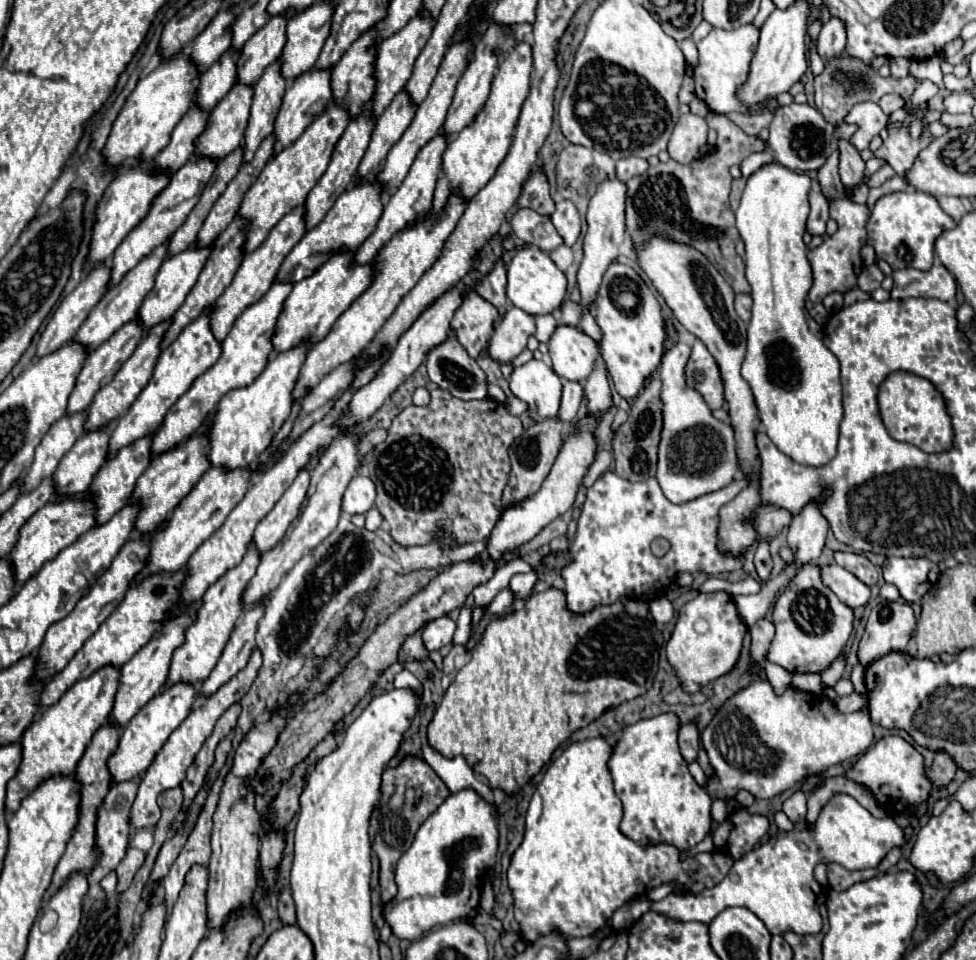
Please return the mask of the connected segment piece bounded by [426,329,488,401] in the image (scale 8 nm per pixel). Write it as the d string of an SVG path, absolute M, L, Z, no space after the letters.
M452 329L448 331L448 337L436 345L432 351L428 351L426 355L426 369L428 369L428 377L444 391L450 391L454 397L458 399L486 399L488 391L486 391L486 375L484 371L478 367L478 363L468 357L466 349L456 341L456 333L452 333Z

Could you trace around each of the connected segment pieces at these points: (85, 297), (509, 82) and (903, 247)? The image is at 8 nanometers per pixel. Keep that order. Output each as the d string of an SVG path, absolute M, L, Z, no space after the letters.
M98 265L98 267L94 267L94 269L80 281L80 285L78 285L72 293L68 293L68 295L62 299L62 303L58 305L58 309L56 309L54 315L50 317L50 321L48 321L48 325L46 325L46 329L44 329L44 333L40 335L40 341L38 341L38 345L36 345L36 359L46 357L48 353L54 353L56 349L60 349L62 345L66 345L66 343L76 335L76 331L78 331L80 325L84 323L84 319L88 317L88 313L92 311L92 307L94 307L94 305L102 299L102 295L106 293L108 281L110 281L110 267L108 267L108 265Z
M516 43L504 57L498 75L492 81L492 91L484 109L478 113L472 125L468 125L448 141L448 147L442 155L442 177L438 179L434 189L430 213L440 213L452 193L460 195L464 201L470 201L496 173L498 165L502 163L502 159L510 149L520 107L528 95L530 71L532 71L532 49L526 43Z
M898 191L898 193L888 193L880 197L870 213L870 219L866 223L866 233L868 233L868 245L874 247L876 257L884 259L892 269L904 269L904 267L914 267L920 271L928 271L934 261L934 241L936 237L952 229L956 221L946 215L938 201L920 191Z

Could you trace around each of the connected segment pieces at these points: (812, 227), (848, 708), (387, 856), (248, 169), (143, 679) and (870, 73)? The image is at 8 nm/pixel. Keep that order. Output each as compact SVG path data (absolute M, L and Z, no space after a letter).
M810 193L810 215L806 223L806 231L810 235L826 235L826 221L828 221L828 201L822 193Z
M852 693L852 695L840 697L836 701L836 709L840 709L840 713L854 713L864 705L866 705L866 697L862 697L860 693Z
M406 755L398 767L386 767L382 773L380 785L380 805L370 817L368 835L372 837L372 851L380 859L380 887L382 887L382 901L388 903L396 895L394 885L394 867L400 855L410 847L414 833L424 823L424 819L438 809L438 805L450 795L448 787L442 779L432 771L432 767L416 757Z
M274 135L266 137L260 143L254 159L250 163L246 163L246 165L240 167L240 173L228 183L226 191L218 197L218 201L210 209L210 213L208 213L202 229L198 231L196 247L200 247L200 249L208 247L230 225L230 221L234 219L234 215L236 215L236 211L238 211L238 207L240 207L246 191L258 179L260 171L264 169L264 165L272 157L272 147L274 147Z
M196 603L190 611L184 611L180 617L168 621L168 623L164 625L164 629L160 629L160 633L156 633L156 635L120 669L120 685L118 685L118 691L116 691L116 697L114 697L112 713L110 713L110 717L108 717L108 723L110 723L110 725L116 725L116 727L128 725L128 721L130 721L156 693L160 693L160 689L164 687L166 675L168 675L168 667L170 667L172 653L174 653L176 647L180 647L180 645L184 643L184 629L194 621L196 609L198 609L198 603Z
M834 57L828 59L824 65L824 71L814 77L814 101L816 109L822 113L822 117L832 123L834 127L844 123L844 117L848 115L848 109L852 109L856 103L862 101L880 101L882 95L886 93L896 93L904 101L910 101L914 89L918 87L920 79L914 75L906 75L902 79L896 77L880 77L878 71L874 71L866 61L856 61L856 57Z

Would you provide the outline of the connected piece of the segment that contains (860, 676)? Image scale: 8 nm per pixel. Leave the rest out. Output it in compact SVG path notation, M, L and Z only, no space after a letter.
M858 663L852 671L852 683L854 683L854 689L860 691L860 693L866 693L866 687L864 687L864 667Z

